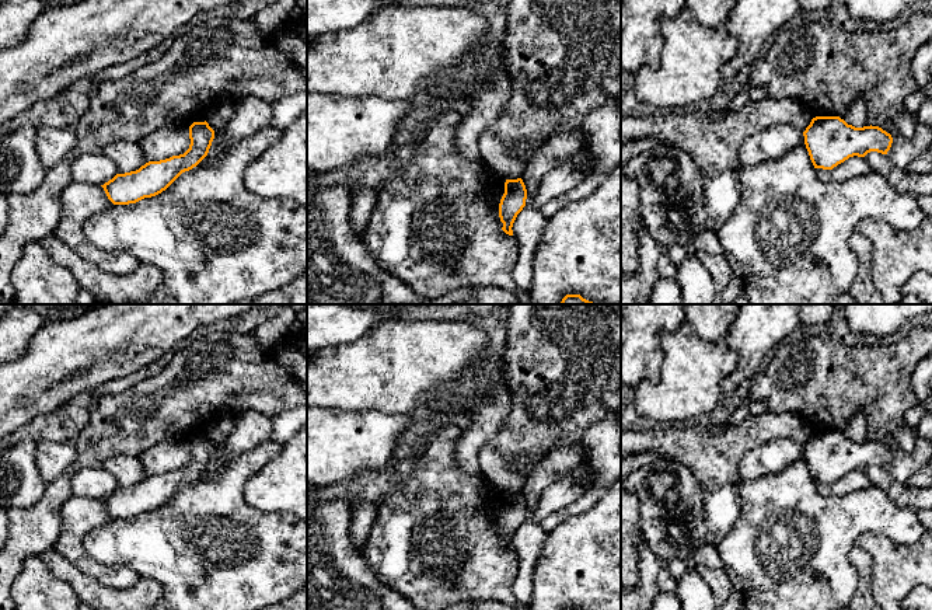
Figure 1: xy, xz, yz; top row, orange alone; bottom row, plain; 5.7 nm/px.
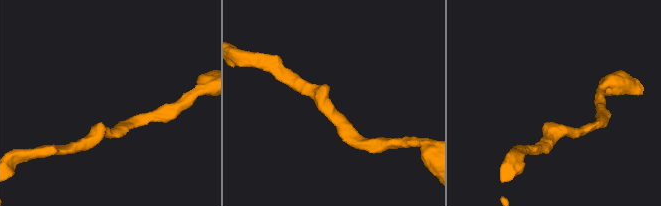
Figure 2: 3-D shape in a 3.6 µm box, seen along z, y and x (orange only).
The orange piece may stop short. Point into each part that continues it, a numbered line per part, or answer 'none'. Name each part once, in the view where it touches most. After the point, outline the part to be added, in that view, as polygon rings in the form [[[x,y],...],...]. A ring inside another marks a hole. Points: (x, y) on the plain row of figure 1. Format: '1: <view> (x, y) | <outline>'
none

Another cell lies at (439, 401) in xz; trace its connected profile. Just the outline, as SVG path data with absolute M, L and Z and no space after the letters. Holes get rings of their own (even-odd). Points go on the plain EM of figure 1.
M448 386L433 395L430 395L425 402L423 408L429 408L436 411L437 414L432 418L427 425L420 423L422 428L430 429L443 429L446 426L461 426L467 425L471 418L470 407L462 407L461 409L451 409L448 402L451 400L451 394L457 391L458 386Z

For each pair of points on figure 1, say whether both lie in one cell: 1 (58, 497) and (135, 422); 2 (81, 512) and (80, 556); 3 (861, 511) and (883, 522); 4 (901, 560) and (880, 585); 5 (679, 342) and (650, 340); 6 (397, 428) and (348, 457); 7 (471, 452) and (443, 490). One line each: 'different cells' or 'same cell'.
1: same cell
2: same cell
3: same cell
4: same cell
5: different cells
6: same cell
7: different cells

